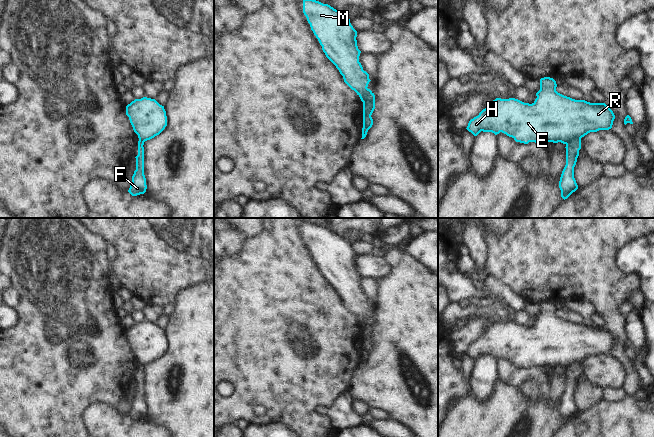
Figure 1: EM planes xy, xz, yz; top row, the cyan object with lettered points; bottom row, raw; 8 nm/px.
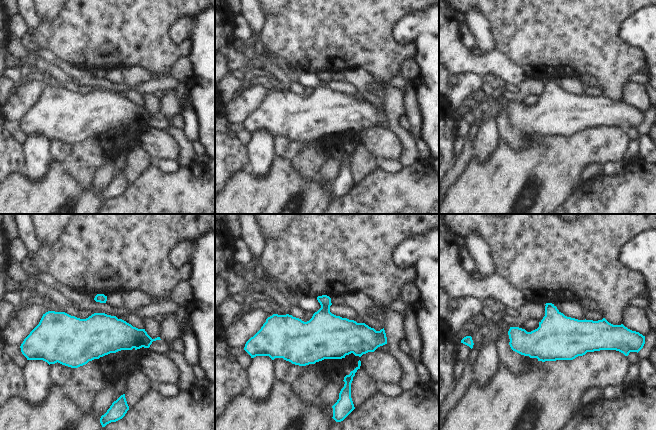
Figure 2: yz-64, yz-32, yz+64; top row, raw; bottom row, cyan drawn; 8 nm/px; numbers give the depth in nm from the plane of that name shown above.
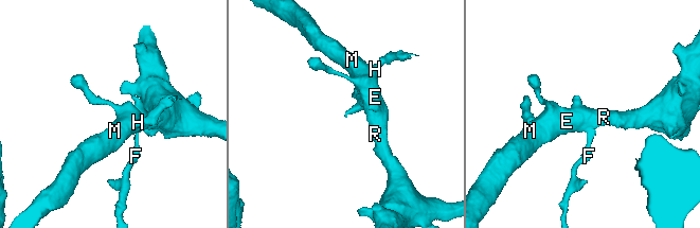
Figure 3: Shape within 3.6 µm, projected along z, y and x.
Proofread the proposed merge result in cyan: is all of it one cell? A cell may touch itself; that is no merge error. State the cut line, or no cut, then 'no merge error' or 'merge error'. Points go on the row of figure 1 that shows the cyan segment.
yz (580, 137), (574, 137), (566, 144) | merge error

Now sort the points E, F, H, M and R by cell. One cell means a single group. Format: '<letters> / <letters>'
E H M R / F

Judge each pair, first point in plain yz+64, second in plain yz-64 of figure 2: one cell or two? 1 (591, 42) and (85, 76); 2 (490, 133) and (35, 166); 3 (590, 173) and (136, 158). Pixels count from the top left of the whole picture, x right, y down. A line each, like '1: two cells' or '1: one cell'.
1: two cells
2: one cell
3: one cell

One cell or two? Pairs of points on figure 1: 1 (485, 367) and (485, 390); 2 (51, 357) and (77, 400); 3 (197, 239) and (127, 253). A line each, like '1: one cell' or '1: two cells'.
1: one cell
2: one cell
3: one cell

